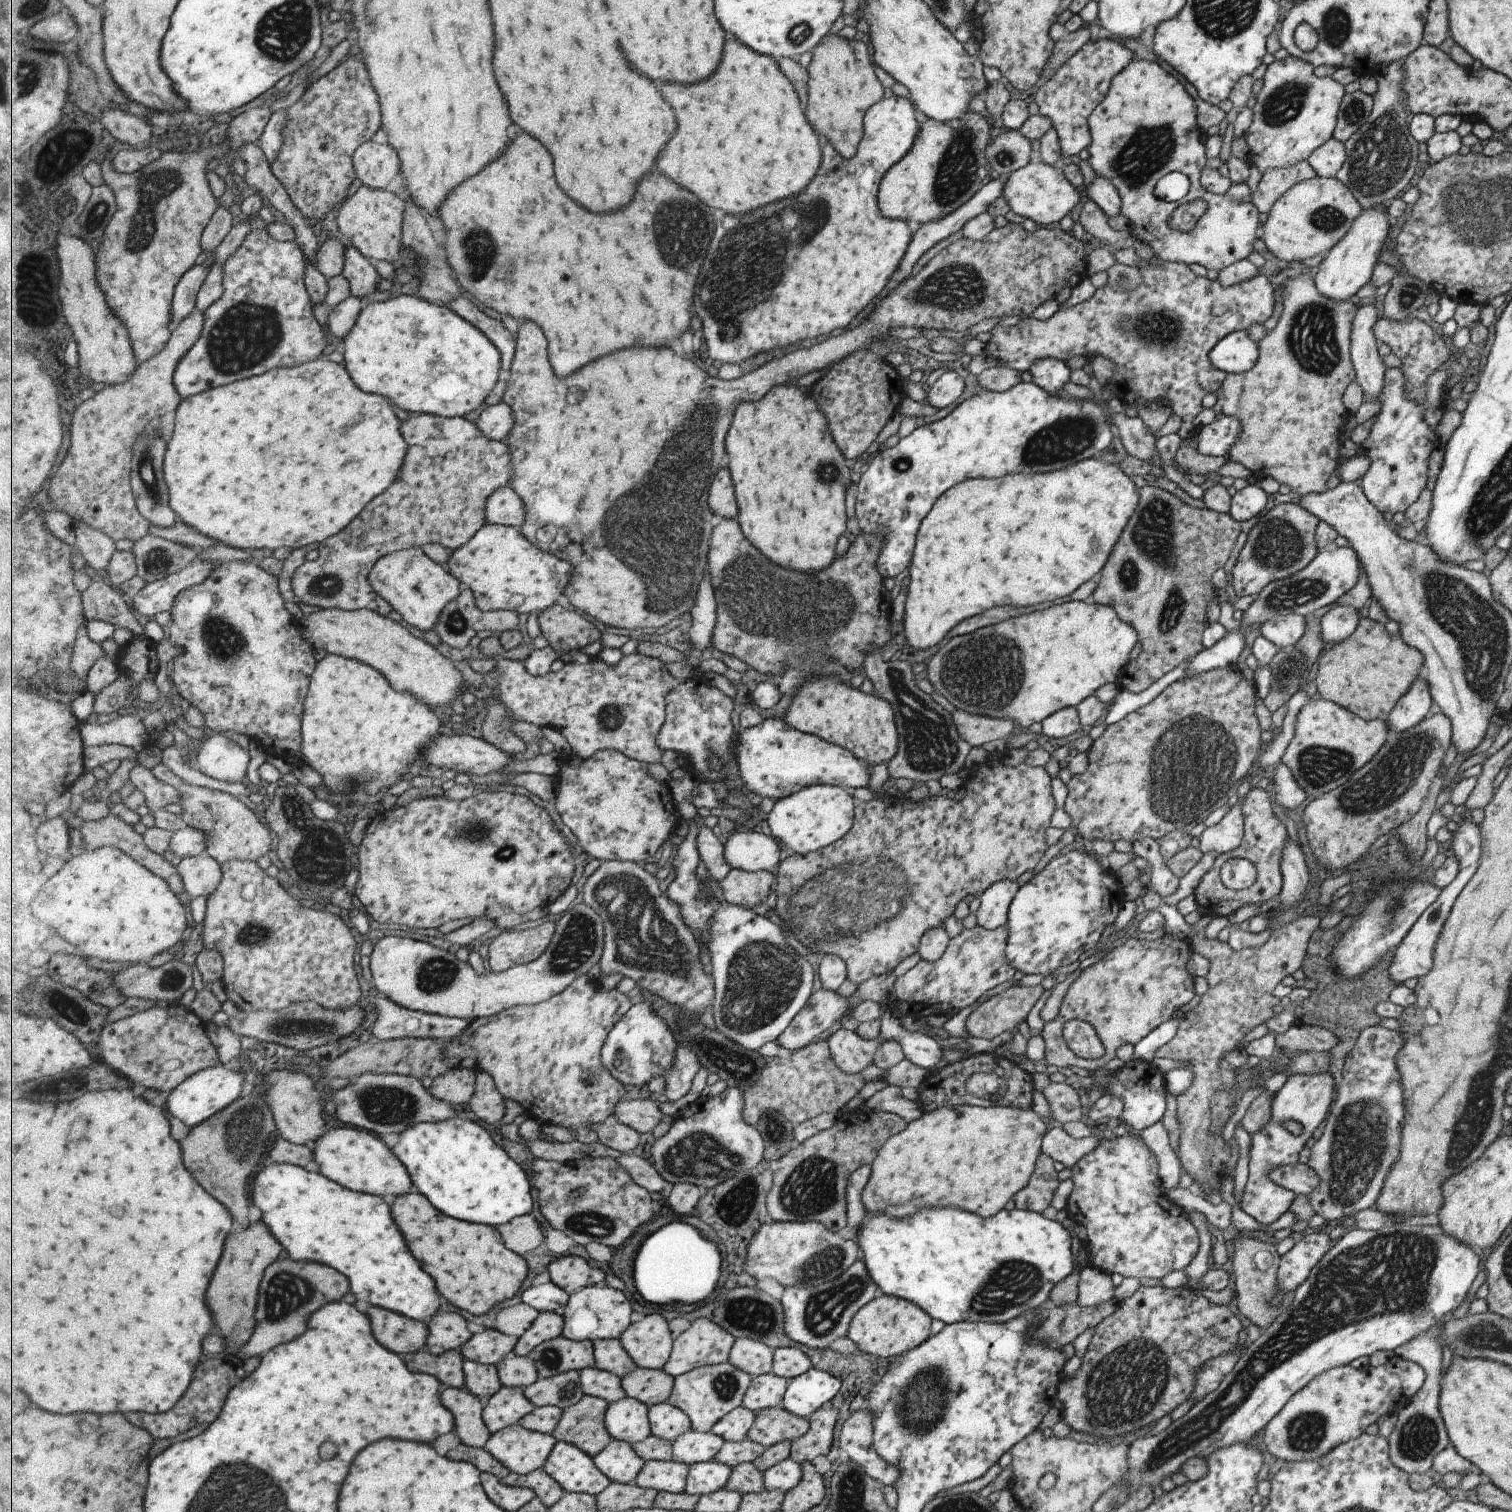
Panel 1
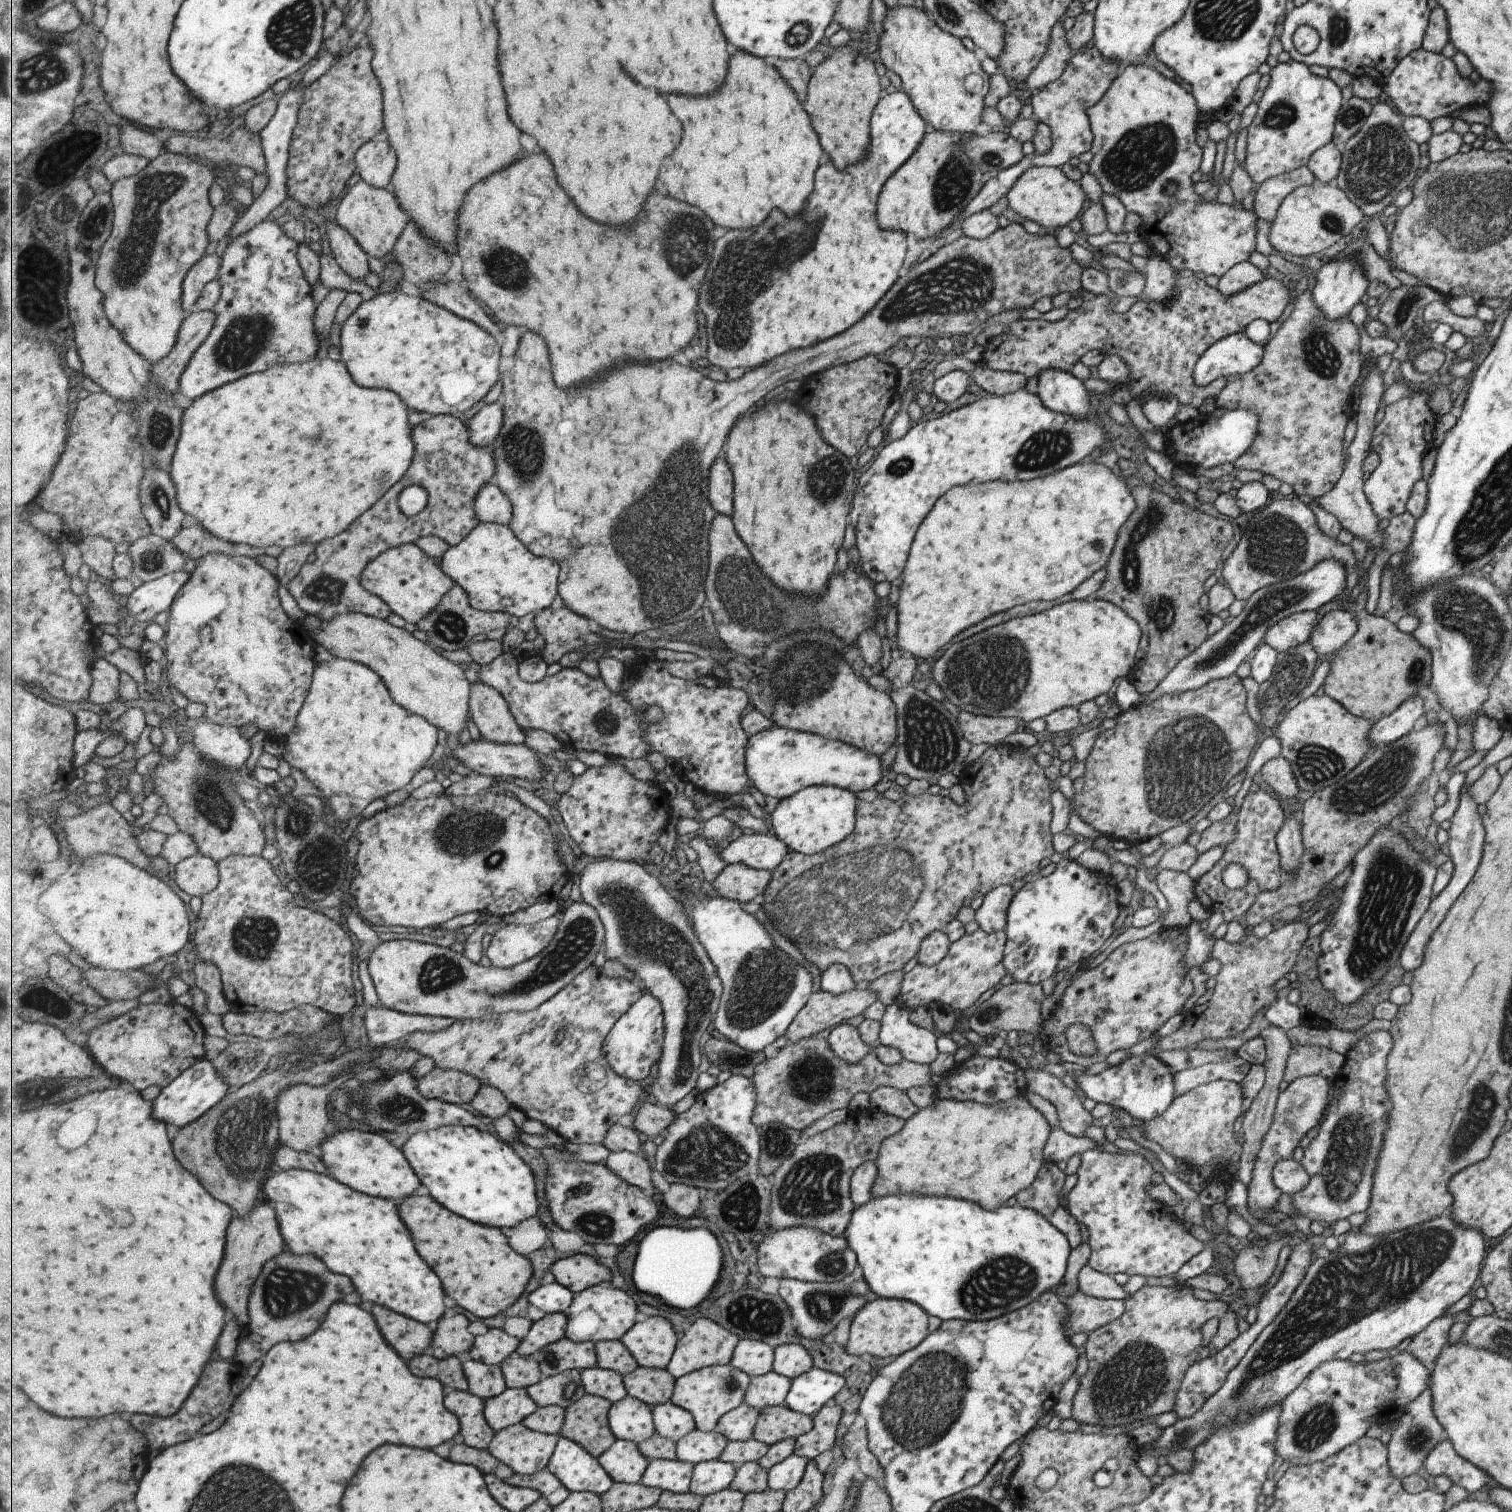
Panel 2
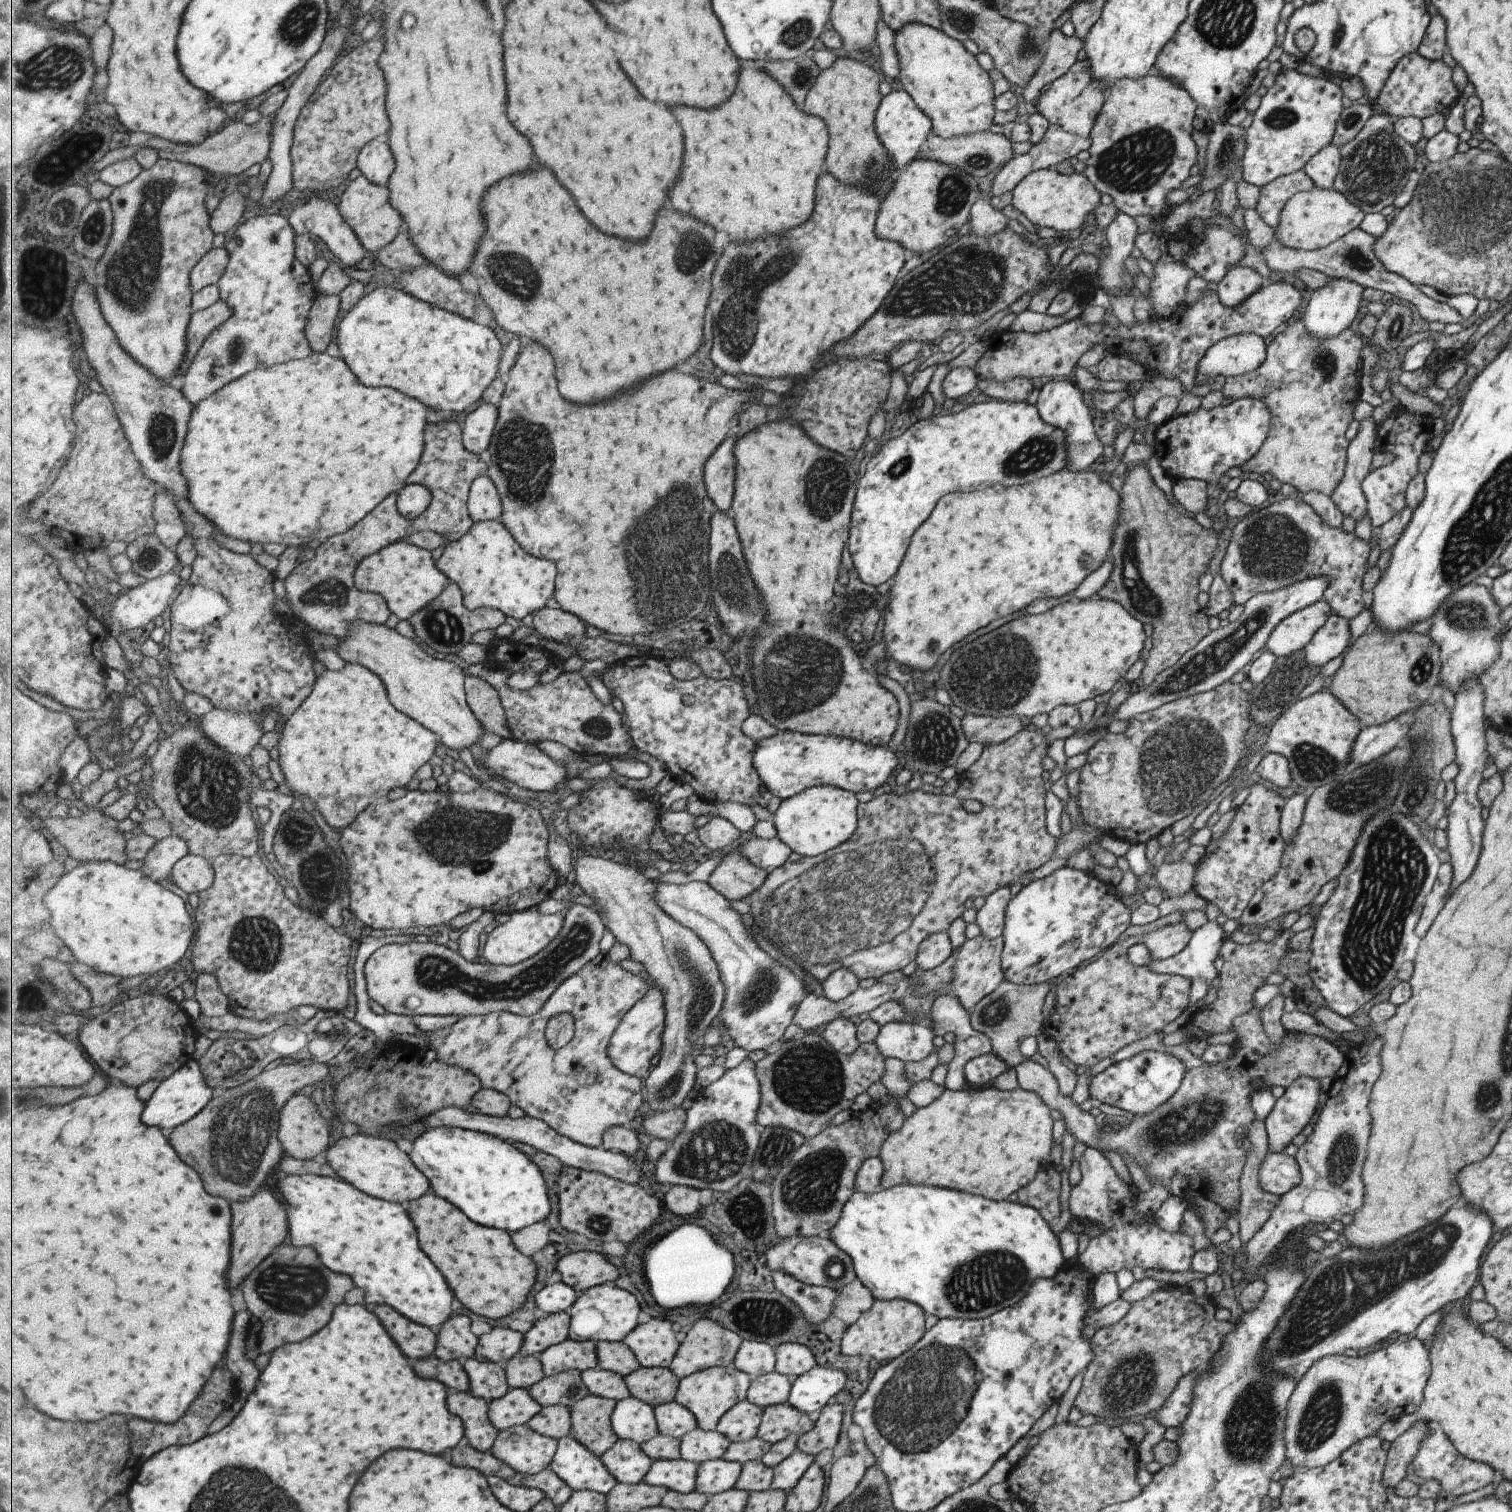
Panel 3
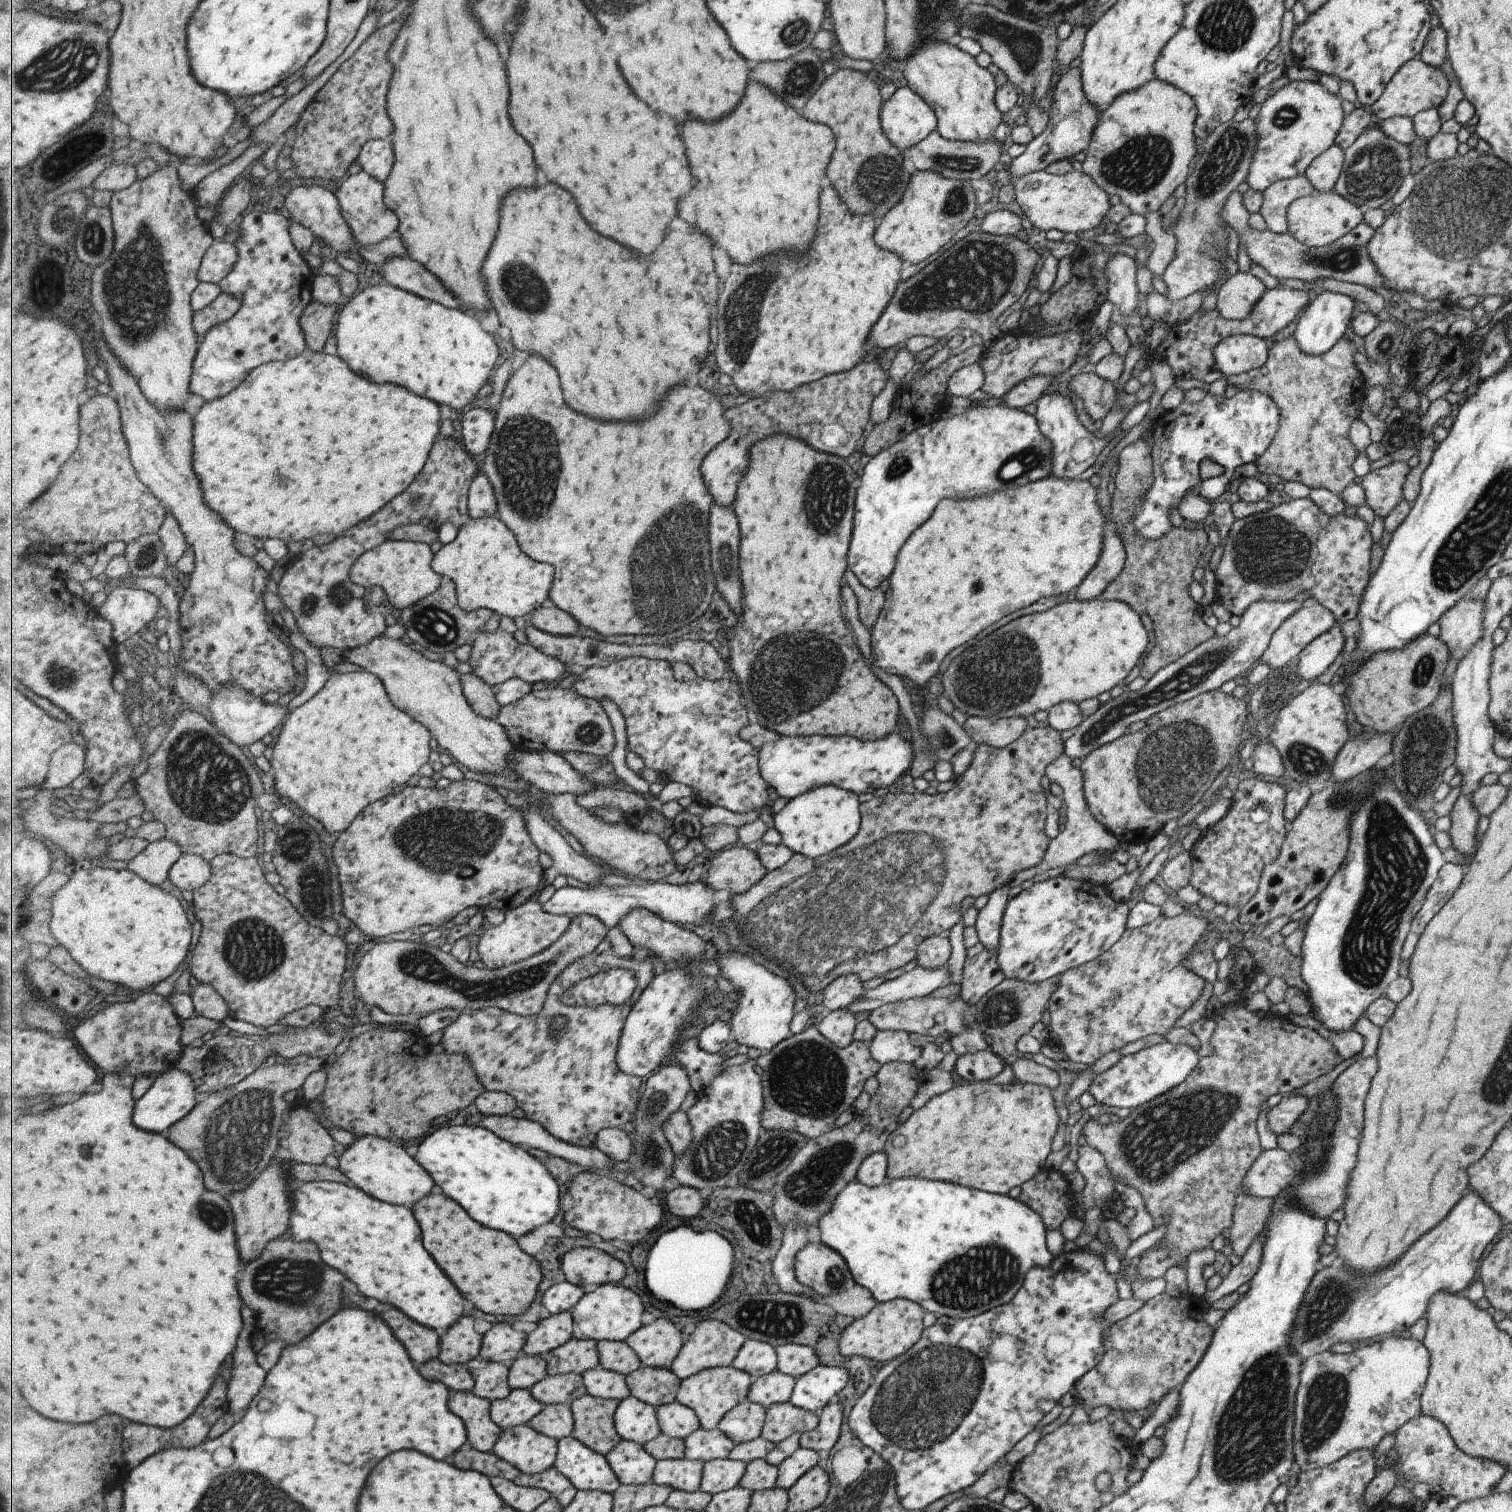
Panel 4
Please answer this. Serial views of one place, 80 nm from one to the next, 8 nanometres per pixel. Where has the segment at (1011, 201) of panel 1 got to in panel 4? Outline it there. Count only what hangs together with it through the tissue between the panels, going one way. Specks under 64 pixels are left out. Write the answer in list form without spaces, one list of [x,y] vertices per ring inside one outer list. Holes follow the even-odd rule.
[[[1033,171],[1013,182],[1015,202],[1023,212],[1028,225],[1039,230],[1060,230],[1063,233],[1087,235],[1100,230],[1099,222],[1104,222],[1105,212],[1110,207],[1108,194],[1093,182],[1083,171],[1071,171],[1064,175],[1045,171]]]

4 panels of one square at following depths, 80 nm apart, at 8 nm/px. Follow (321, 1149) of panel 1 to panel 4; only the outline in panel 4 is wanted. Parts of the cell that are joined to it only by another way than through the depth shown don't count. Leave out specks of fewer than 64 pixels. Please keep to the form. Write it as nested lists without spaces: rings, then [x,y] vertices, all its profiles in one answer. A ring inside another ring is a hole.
[[[362,1136],[356,1138],[338,1159],[341,1172],[357,1187],[382,1201],[412,1208],[426,1196],[438,1191],[430,1172],[409,1152],[404,1145],[397,1145],[386,1137]]]

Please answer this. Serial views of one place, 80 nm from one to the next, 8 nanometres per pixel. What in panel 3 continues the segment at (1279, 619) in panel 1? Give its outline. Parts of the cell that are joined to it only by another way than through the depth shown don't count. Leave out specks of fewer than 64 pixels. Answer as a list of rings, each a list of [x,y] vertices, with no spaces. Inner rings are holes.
[[[1325,598],[1295,611],[1273,627],[1264,648],[1276,658],[1303,649],[1330,613],[1330,606]]]

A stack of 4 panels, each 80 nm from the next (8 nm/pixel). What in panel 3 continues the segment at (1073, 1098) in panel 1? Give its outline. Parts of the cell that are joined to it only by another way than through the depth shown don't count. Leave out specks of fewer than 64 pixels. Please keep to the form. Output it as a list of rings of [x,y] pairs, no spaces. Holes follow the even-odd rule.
[[[1252,1011],[1238,1016],[1230,1025],[1230,1030],[1236,1032],[1239,1038],[1233,1043],[1234,1053],[1230,1058],[1216,1063],[1202,1063],[1201,1066],[1188,1070],[1181,1079],[1176,1091],[1149,1114],[1135,1115],[1126,1126],[1121,1126],[1118,1132],[1108,1128],[1103,1130],[1099,1136],[1098,1126],[1091,1115],[1081,1110],[1078,1104],[1073,1102],[1069,1096],[1061,1094],[1055,1077],[1049,1069],[1043,1068],[1031,1061],[1020,1062],[1014,1067],[1018,1087],[1024,1091],[1037,1094],[1040,1099],[1051,1109],[1055,1108],[1061,1113],[1061,1120],[1065,1126],[1065,1132],[1069,1132],[1075,1141],[1082,1142],[1087,1147],[1107,1148],[1115,1152],[1127,1152],[1133,1156],[1147,1174],[1151,1185],[1153,1182],[1161,1182],[1163,1187],[1169,1191],[1170,1179],[1173,1172],[1180,1172],[1188,1182],[1188,1189],[1184,1192],[1188,1195],[1190,1203],[1187,1209],[1193,1210],[1201,1220],[1204,1235],[1211,1238],[1211,1234],[1224,1222],[1234,1215],[1234,1208],[1238,1204],[1240,1193],[1239,1177],[1246,1159],[1246,1152],[1250,1147],[1246,1137],[1245,1128],[1254,1119],[1253,1110],[1249,1100],[1255,1090],[1283,1086],[1287,1088],[1291,1081],[1299,1077],[1311,1077],[1314,1079],[1322,1076],[1333,1077],[1344,1063],[1344,1054],[1333,1044],[1325,1039],[1307,1033],[1286,1032],[1282,1042],[1275,1047],[1263,1032],[1260,1018]]]

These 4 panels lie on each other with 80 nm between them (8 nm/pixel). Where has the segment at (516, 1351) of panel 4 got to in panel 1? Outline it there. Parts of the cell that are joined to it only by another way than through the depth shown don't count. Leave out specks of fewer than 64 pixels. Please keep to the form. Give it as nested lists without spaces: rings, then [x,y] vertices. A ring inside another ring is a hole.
[[[495,1328],[475,1333],[459,1350],[465,1359],[484,1365],[496,1365],[517,1346],[520,1337],[506,1335]]]

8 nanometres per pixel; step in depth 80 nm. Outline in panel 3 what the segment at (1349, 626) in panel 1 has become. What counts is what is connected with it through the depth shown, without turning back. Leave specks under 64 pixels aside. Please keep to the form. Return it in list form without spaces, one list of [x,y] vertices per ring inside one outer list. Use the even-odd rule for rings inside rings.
[[[1331,612],[1313,633],[1311,640],[1303,648],[1306,663],[1311,668],[1320,668],[1346,649],[1349,642],[1348,621]]]

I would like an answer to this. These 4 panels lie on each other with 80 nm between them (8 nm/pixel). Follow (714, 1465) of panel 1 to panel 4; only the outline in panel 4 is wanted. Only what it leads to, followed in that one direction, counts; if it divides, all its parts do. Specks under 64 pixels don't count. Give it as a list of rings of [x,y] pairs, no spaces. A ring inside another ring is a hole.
[[[711,1459],[704,1466],[701,1491],[716,1495],[740,1486],[745,1476],[747,1463],[727,1459]]]

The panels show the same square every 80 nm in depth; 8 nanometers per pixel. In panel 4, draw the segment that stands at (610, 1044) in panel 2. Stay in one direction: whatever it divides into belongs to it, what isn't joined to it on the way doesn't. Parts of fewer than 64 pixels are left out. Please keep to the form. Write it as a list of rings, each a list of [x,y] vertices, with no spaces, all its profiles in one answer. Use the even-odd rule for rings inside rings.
[[[682,967],[672,971],[658,969],[652,983],[644,990],[626,1020],[617,1049],[617,1064],[620,1069],[634,1077],[649,1078],[661,1067],[677,1063],[688,1070],[692,1088],[699,1094],[720,1074],[719,1068],[726,1060],[723,1058],[724,1053],[719,1055],[705,1052],[699,1048],[697,1041],[698,1031],[713,1024],[715,1016],[719,1016],[723,1000],[725,996],[717,989],[717,982],[713,977],[703,977],[694,970],[689,973],[687,970],[683,971]]]

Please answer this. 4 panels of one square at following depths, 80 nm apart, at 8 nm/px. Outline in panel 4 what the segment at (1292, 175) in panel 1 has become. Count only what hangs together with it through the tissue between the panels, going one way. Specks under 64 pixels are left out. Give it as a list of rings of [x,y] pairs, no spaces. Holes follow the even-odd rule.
[[[1303,175],[1272,182],[1262,193],[1259,214],[1266,222],[1267,230],[1274,233],[1285,233],[1287,228],[1286,210],[1289,203],[1299,197],[1313,192],[1313,185]]]

